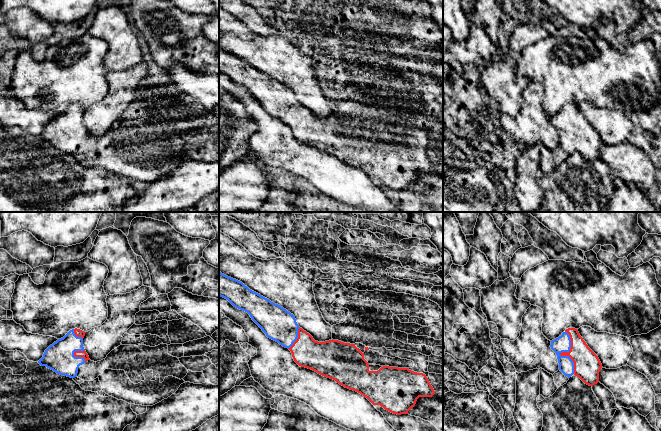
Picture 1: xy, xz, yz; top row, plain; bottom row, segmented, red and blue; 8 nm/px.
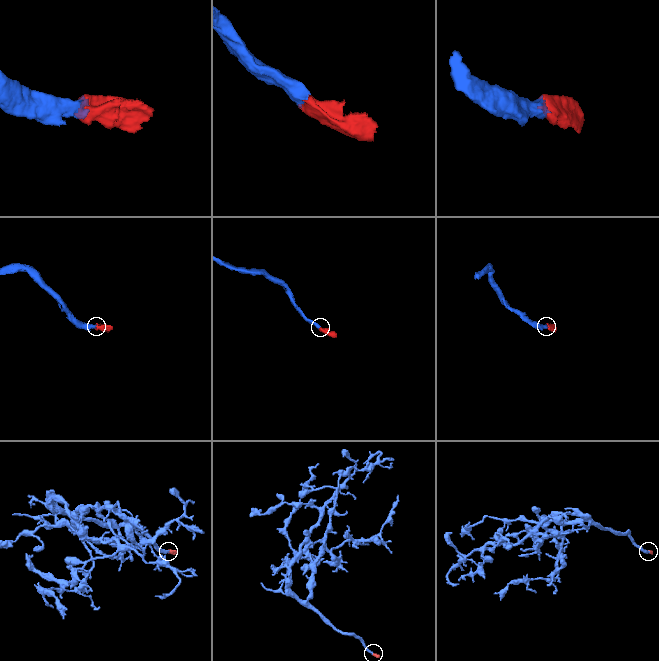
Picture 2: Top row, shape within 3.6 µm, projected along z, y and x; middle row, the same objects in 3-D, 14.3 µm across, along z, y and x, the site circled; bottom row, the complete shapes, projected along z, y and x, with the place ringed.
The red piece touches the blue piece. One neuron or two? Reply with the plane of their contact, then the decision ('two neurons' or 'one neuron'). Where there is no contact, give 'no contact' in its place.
contact in yz; one neuron

